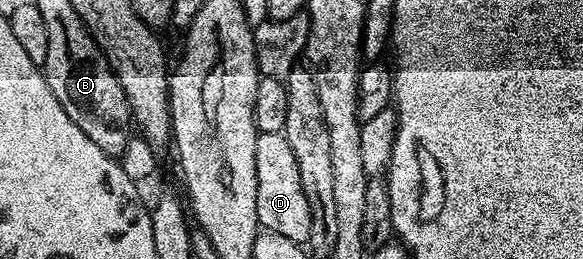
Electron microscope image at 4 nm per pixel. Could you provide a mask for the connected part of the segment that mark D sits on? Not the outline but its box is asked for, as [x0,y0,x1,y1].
[256,133,310,242]

